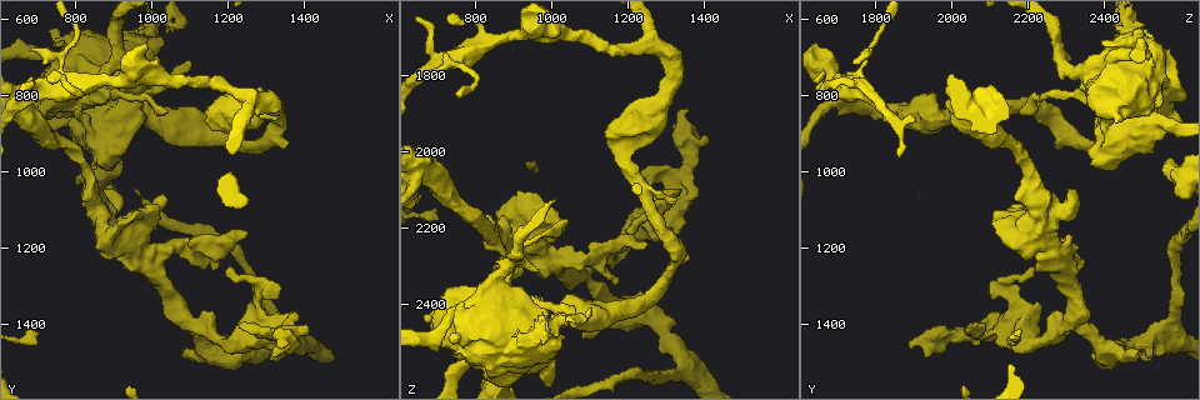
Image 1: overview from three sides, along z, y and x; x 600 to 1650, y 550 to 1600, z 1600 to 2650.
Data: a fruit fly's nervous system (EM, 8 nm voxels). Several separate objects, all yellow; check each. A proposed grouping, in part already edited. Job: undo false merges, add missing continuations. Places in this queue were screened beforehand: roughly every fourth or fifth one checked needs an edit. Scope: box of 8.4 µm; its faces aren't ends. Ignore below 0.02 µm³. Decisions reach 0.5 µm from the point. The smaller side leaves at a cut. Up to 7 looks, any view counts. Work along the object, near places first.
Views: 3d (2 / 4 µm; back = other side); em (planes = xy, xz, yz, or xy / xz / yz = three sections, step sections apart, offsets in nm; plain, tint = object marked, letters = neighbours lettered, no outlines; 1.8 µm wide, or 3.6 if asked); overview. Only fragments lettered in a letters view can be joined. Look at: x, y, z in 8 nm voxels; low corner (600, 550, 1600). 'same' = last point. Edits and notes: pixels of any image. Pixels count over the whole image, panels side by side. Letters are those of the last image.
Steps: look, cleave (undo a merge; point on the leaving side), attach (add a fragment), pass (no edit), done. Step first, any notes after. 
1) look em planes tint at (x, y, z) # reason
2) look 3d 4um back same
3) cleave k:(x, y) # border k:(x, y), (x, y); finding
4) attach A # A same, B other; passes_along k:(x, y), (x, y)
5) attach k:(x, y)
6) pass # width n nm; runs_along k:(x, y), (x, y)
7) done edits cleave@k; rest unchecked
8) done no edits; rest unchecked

look em planes plain at (850, 1055, 2215)

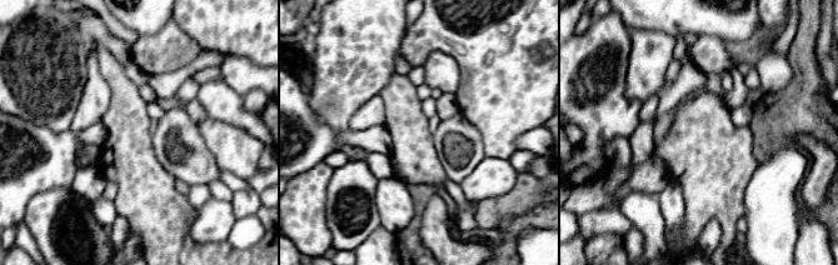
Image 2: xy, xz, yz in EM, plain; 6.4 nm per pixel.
look em planes tint same # where the object lies

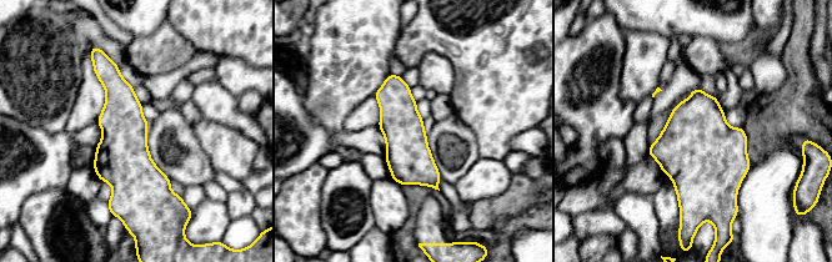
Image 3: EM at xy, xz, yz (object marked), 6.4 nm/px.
look em planes letters same # see the neighbours

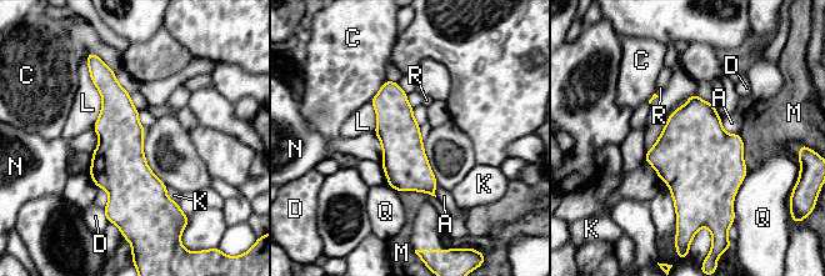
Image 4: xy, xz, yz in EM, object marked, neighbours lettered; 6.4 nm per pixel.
pass # A other, C other, D other, K other, L other, M other, N other, Q other, R other; border 4:(373, 133), (381, 147), (383, 166); continuous, no second cell

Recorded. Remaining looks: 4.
look em xy step 4 tint at (1000, 625, 2455) # calibre changes

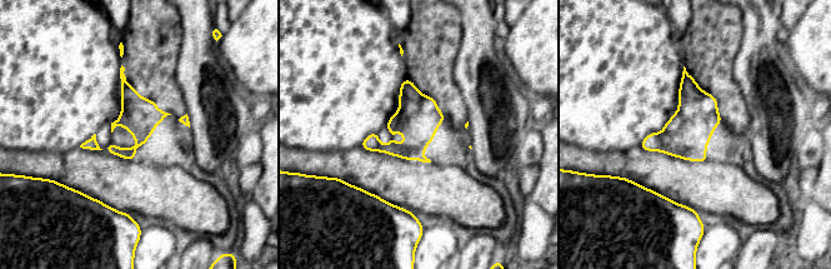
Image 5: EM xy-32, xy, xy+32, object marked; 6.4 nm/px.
look em planes tint same

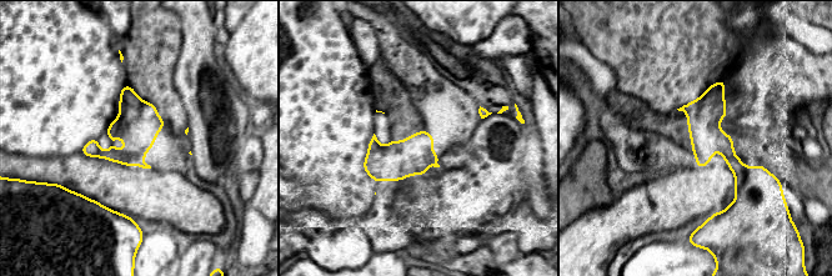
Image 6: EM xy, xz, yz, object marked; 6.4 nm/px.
look em planes letters same # what lies round it

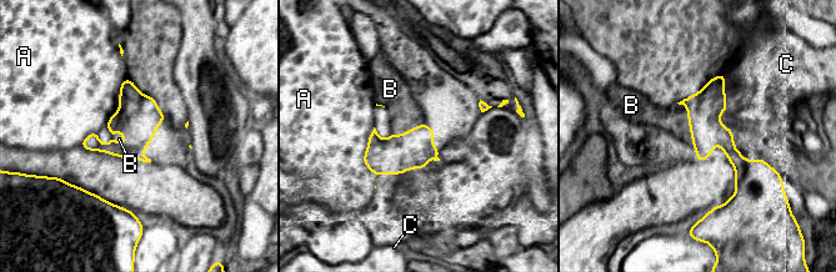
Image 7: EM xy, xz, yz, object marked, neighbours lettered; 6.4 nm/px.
pass # width 220 nm; A other, B other, C other; continuous, no second cell

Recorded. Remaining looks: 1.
look em xz step 4 letters at (1080, 1475, 2480)

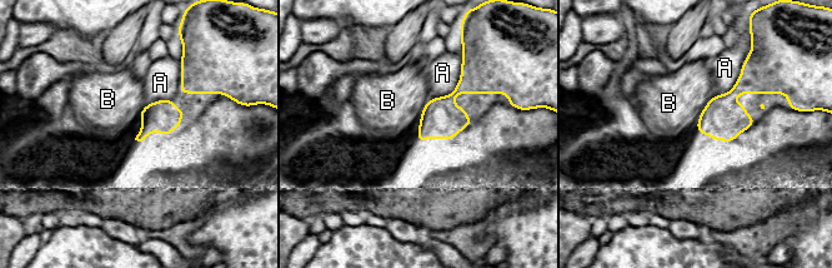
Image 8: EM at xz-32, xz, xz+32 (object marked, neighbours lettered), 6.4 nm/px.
pass # width 200 nm; A other, B other; border 8:(715, 94), (701, 110); none of them fits

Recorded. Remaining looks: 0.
done no edits; rest unchecked

